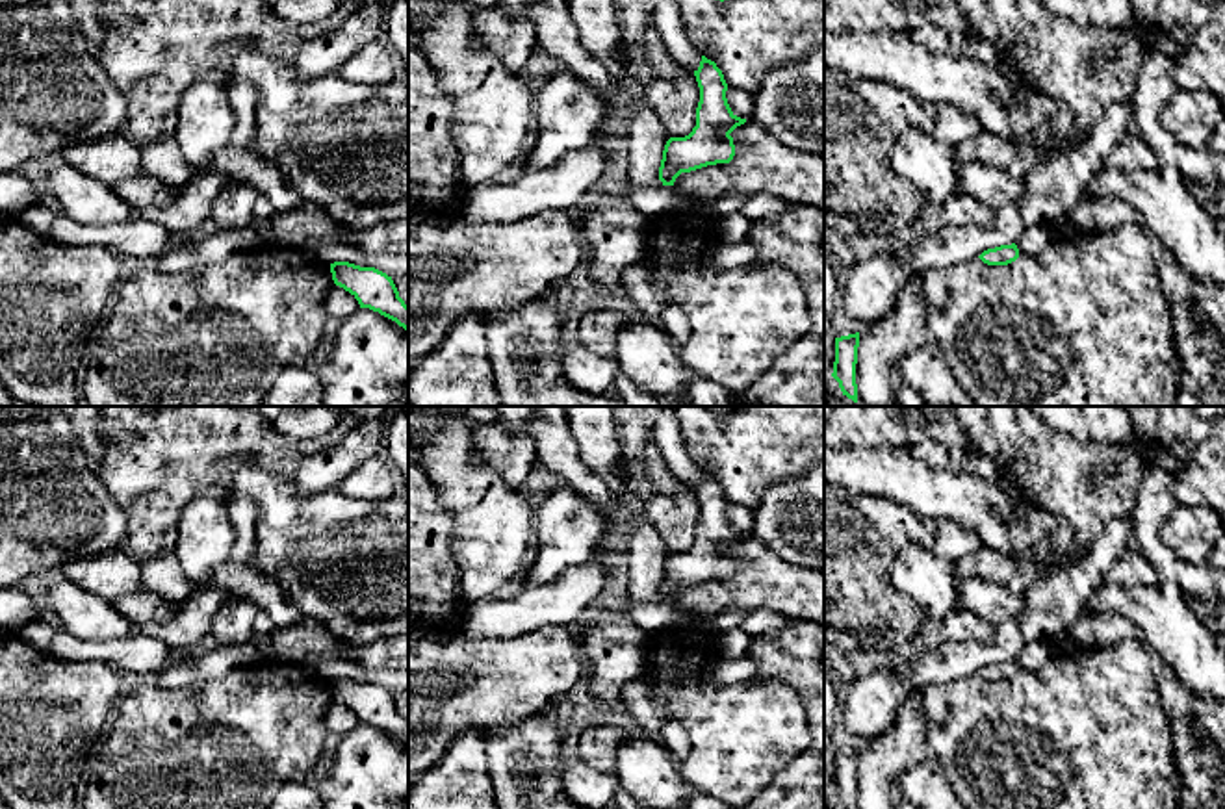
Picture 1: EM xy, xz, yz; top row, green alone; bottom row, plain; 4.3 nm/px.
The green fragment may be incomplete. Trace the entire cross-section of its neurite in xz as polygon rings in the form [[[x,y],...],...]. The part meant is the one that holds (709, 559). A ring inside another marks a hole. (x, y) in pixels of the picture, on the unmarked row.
[[[702,471],[694,492],[700,503],[696,542],[689,551],[666,557],[659,583],[663,601],[674,601],[681,588],[729,579],[735,571],[729,549],[746,538],[731,527],[726,514],[728,499],[715,477]]]

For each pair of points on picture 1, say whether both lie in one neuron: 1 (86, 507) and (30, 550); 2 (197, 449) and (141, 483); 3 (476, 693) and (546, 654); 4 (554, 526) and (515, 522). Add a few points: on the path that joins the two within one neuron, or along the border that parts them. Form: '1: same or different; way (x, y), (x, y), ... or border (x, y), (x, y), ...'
1: same; way (73, 516), (60, 522), (43, 539)
2: same; way (184, 459), (166, 477), (154, 477)
3: same; way (492, 685), (509, 683), (529, 670)
4: different; border (537, 500), (533, 533)

